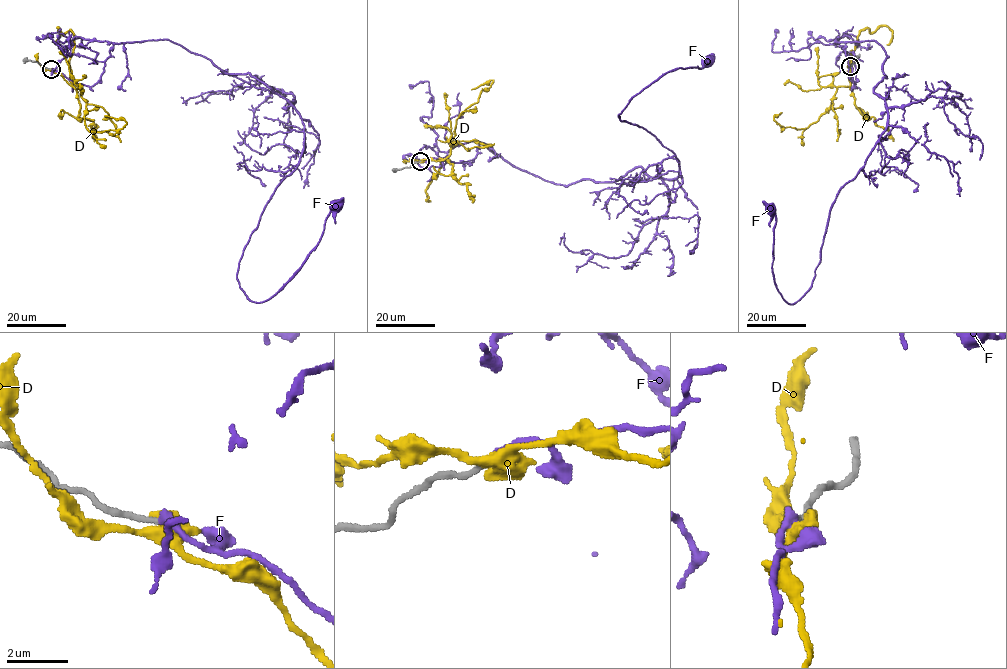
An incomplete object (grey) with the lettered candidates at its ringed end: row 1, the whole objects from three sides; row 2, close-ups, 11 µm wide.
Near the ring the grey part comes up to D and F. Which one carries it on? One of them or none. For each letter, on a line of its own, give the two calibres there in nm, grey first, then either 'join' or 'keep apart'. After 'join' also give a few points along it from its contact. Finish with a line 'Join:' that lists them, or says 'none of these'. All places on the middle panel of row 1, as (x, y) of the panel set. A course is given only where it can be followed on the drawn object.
D: 190/400 nm | keep apart
F: 190/280 nm | join | via (421, 160), (470, 162), (484, 143), (561, 185), (637, 167), (675, 178), (676, 157), (618, 115), (708, 59)
Join: F

